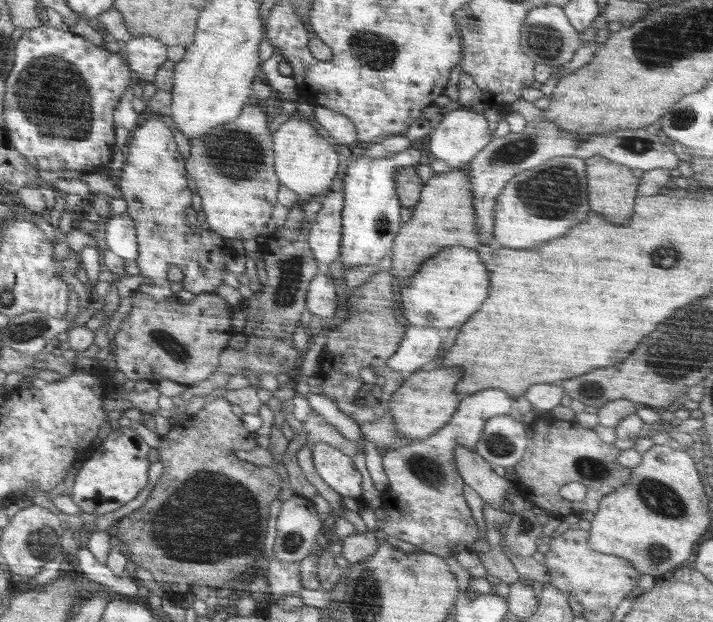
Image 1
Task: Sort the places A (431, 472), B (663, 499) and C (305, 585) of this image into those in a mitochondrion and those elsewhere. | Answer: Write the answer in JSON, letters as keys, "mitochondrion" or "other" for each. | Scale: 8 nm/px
{"A":"mitochondrion","B":"mitochondrion","C":"other"}

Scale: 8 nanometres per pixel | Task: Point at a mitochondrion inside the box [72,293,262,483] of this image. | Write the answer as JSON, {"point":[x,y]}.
{"point":[170,344]}

